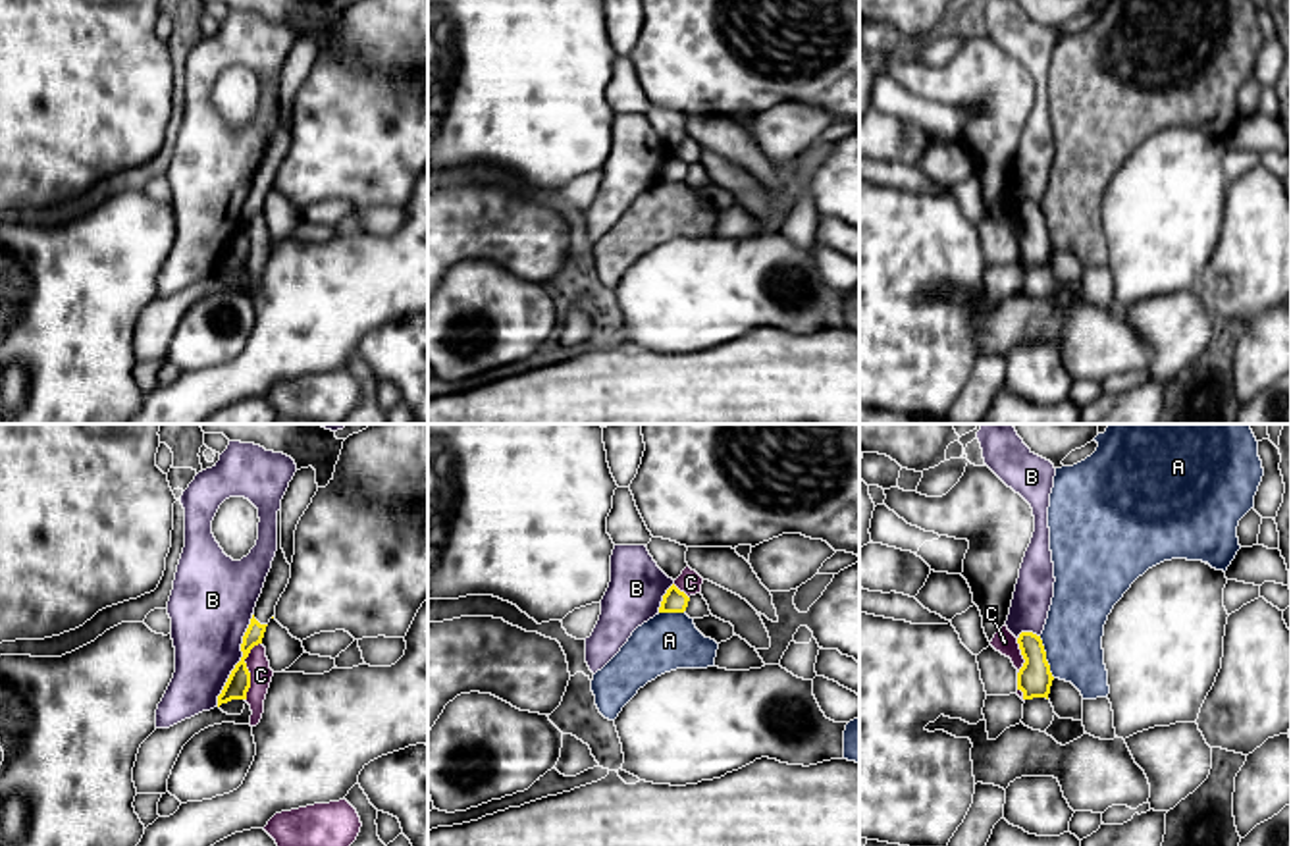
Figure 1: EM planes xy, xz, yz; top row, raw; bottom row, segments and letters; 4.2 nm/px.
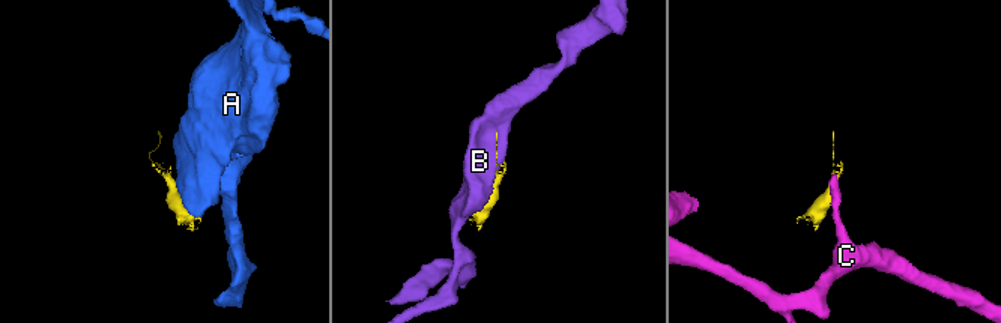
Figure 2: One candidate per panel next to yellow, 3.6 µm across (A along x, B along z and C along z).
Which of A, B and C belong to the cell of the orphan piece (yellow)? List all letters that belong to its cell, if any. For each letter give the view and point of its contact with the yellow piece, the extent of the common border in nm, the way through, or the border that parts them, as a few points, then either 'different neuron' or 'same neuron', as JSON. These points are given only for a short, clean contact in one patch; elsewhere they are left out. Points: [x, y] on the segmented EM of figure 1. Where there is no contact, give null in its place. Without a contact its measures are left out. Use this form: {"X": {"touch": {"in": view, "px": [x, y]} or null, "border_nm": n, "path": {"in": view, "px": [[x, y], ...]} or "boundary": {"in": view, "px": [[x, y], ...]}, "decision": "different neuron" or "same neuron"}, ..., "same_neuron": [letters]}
{"A": {"touch": {"in": "yz", "px": [1045, 658]}, "border_nm": 190, "decision": "different neuron"}, "B": {"touch": {"in": "xy", "px": [239, 661]}, "border_nm": 420, "decision": "different neuron"}, "C": {"touch": {"in": "xy", "px": [247, 671]}, "border_nm": 260, "boundary": {"in": "xy", "px": [[261, 642], [245, 660], [249, 673], [245, 700]]}, "decision": "different neuron"}, "same_neuron": []}

